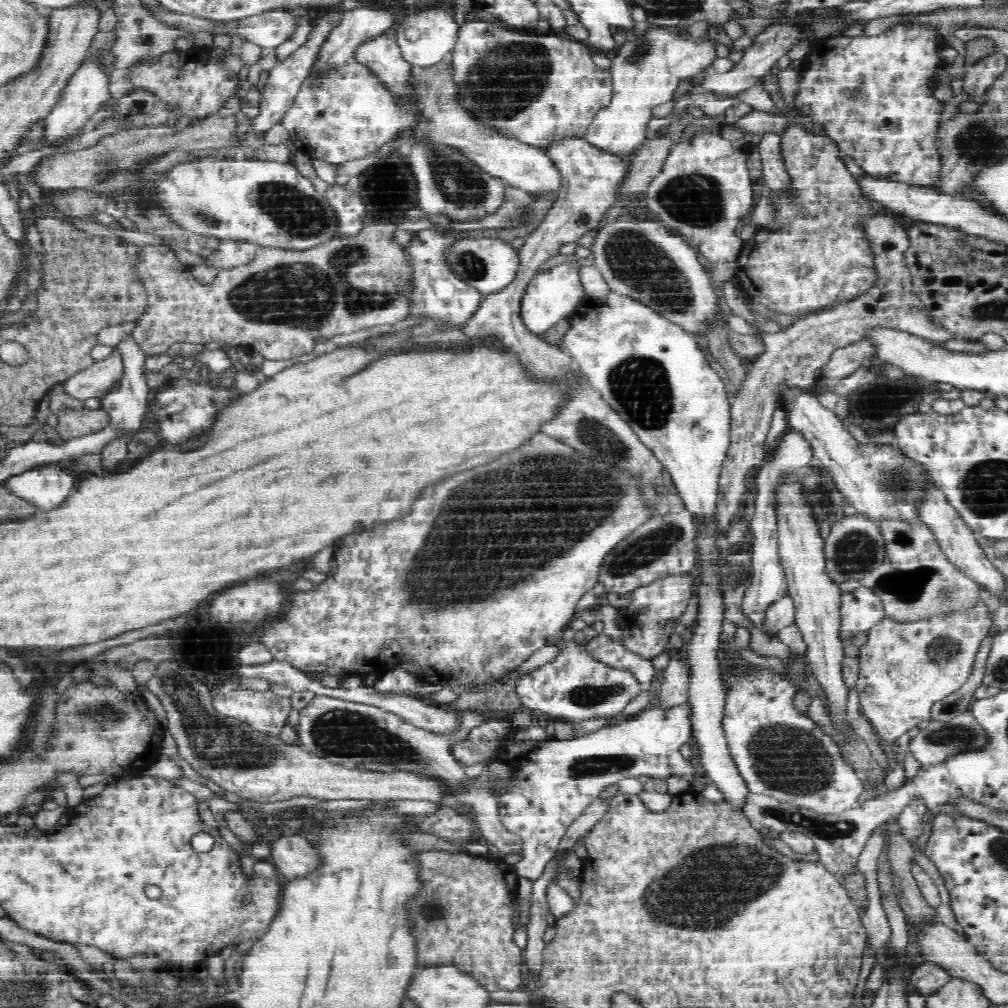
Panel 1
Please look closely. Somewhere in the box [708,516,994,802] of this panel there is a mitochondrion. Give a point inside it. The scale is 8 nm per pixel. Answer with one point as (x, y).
(903, 585)

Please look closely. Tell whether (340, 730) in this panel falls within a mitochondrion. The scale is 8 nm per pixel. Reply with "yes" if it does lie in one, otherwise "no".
yes

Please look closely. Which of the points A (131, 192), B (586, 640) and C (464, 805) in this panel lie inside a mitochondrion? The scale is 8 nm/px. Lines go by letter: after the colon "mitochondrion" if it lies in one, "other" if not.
A: mitochondrion
B: other
C: mitochondrion

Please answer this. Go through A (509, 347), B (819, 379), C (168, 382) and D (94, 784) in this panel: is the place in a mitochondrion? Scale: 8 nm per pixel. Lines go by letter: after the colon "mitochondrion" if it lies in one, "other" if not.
A: other
B: other
C: other
D: other

